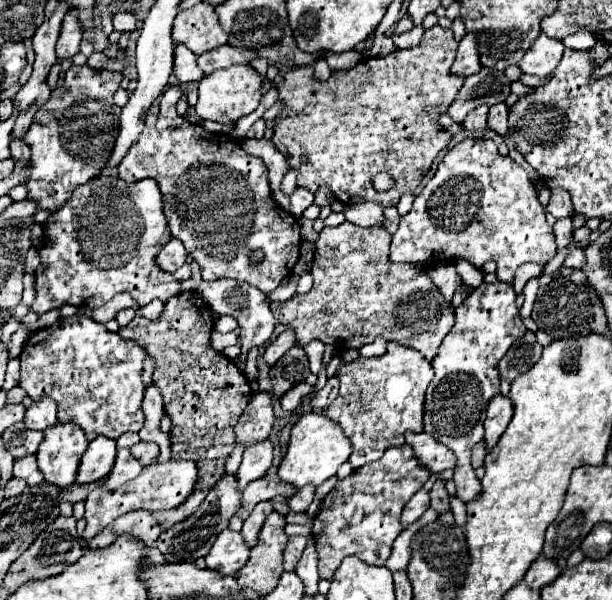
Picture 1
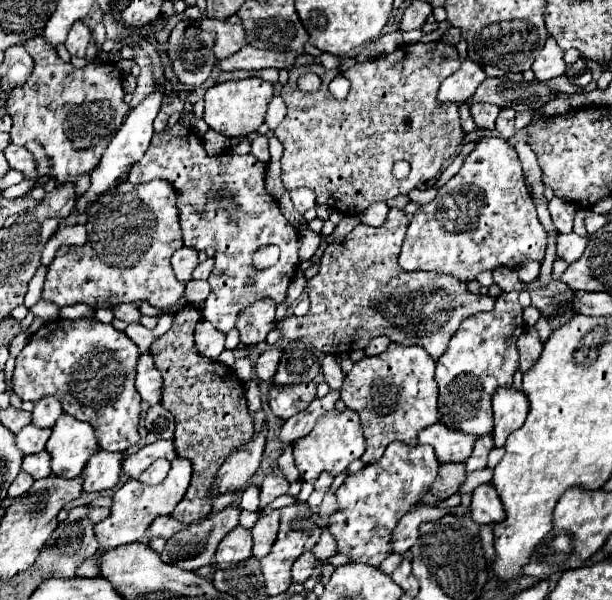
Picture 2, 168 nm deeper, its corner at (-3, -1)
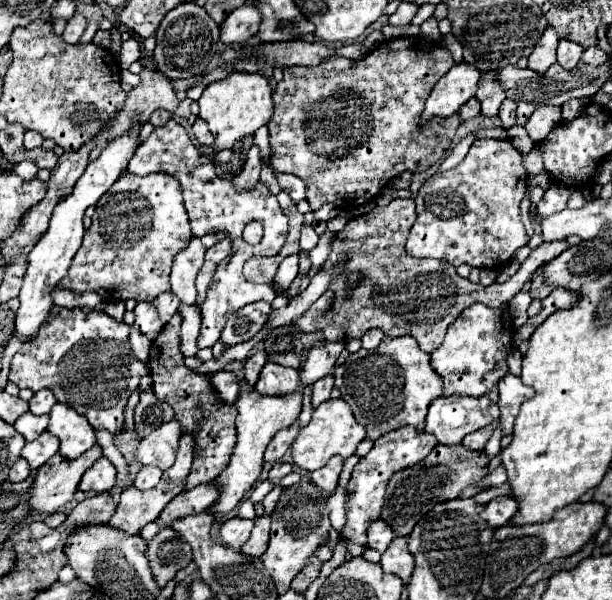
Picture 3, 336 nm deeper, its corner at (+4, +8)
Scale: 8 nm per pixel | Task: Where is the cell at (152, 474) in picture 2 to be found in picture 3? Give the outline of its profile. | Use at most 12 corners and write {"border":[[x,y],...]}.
{"border":[[142,466],[134,478],[138,490],[154,488],[162,468]]}

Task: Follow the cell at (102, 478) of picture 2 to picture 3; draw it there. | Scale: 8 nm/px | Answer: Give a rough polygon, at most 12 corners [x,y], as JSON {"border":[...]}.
{"border":[[102,456],[82,476],[82,492],[108,492],[116,468]]}

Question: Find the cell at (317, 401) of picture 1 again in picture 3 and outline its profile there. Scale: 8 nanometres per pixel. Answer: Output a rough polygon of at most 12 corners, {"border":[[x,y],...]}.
{"border":[[298,420],[270,440],[264,460],[280,460],[300,432]]}

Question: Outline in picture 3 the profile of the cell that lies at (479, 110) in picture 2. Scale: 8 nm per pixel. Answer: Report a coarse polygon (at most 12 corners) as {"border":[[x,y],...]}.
{"border":[[496,72],[482,74],[476,98],[484,116],[496,116],[506,98]]}

